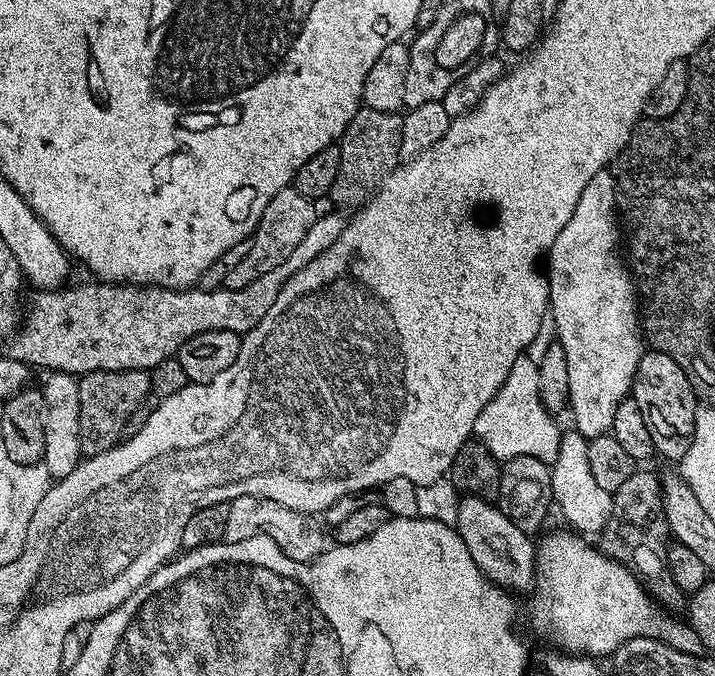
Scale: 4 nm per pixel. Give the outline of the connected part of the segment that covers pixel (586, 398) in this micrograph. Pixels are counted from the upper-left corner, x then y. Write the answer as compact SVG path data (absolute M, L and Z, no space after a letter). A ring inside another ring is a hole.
M605 170L594 174L590 178L586 190L582 190L582 198L578 198L578 206L574 206L574 214L570 214L570 222L566 222L566 227L558 238L554 238L554 246L549 250L546 257L546 275L548 278L548 302L550 305L550 320L556 323L555 339L566 350L566 366L570 370L570 394L568 395L568 408L572 412L572 420L575 431L581 432L586 438L602 436L611 433L614 414L618 411L620 403L629 399L632 390L632 379L636 373L636 367L640 357L646 351L645 341L642 339L642 317L638 311L638 293L633 277L622 259L622 252L616 249L616 236L618 240L618 209L616 206L616 177L611 171Z

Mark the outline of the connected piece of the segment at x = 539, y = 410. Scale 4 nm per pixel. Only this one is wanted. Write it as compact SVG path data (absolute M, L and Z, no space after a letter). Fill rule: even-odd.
M528 354L520 356L518 362L510 366L510 374L506 374L506 382L502 382L498 394L484 407L482 414L478 414L474 436L498 461L529 456L550 466L558 458L562 428L556 425L557 417L542 402L538 386L540 365L530 357Z

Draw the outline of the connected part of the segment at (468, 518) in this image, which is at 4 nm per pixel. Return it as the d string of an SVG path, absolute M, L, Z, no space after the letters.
M465 495L460 499L454 527L466 543L475 564L493 584L511 591L533 587L538 563L535 541L502 514L499 505L480 496Z

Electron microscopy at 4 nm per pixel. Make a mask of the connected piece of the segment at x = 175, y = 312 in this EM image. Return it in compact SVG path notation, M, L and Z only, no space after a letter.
M336 212L317 215L316 221L306 230L306 238L294 246L294 254L285 264L274 266L262 278L250 282L250 286L241 288L157 288L155 286L133 286L115 282L92 282L96 284L76 284L63 290L44 290L39 293L40 308L23 317L22 323L12 333L6 344L6 355L18 362L48 372L68 372L71 376L82 377L88 372L105 372L106 370L151 370L159 366L163 360L175 357L180 348L199 332L214 330L230 330L237 334L250 331L266 313L274 306L274 298L282 290L282 286L290 277L302 270L318 254L322 254L342 234L346 220Z

